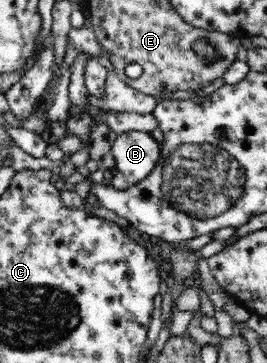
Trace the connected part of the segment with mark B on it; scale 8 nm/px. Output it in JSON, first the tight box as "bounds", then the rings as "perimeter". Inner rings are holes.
{"bounds":[111,130,161,186],"perimeter":[[[136,130],[117,134],[111,153],[130,186],[145,181],[161,158],[158,141],[150,133]]]}

